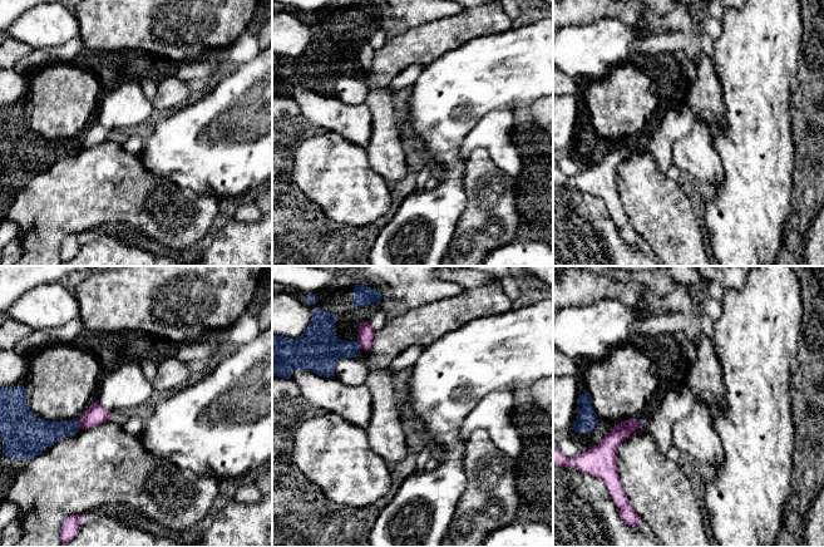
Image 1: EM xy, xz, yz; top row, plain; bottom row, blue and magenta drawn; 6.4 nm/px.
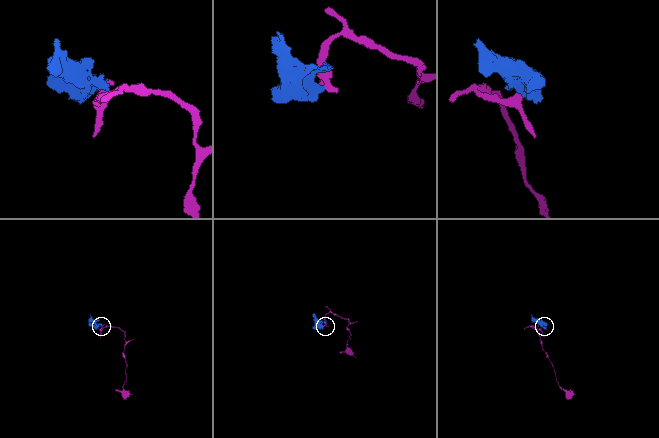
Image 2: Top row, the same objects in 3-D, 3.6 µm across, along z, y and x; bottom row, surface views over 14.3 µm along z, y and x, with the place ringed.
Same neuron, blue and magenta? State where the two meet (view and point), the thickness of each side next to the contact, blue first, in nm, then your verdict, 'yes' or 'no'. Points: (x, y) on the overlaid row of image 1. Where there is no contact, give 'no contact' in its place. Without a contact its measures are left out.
xy (78, 424) | 180/130 nm | no

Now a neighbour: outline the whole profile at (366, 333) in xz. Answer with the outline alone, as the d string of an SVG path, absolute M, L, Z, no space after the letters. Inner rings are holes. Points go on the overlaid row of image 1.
M366 321L359 326L357 341L361 350L370 350L372 345L372 339L375 330L371 327L370 322Z

